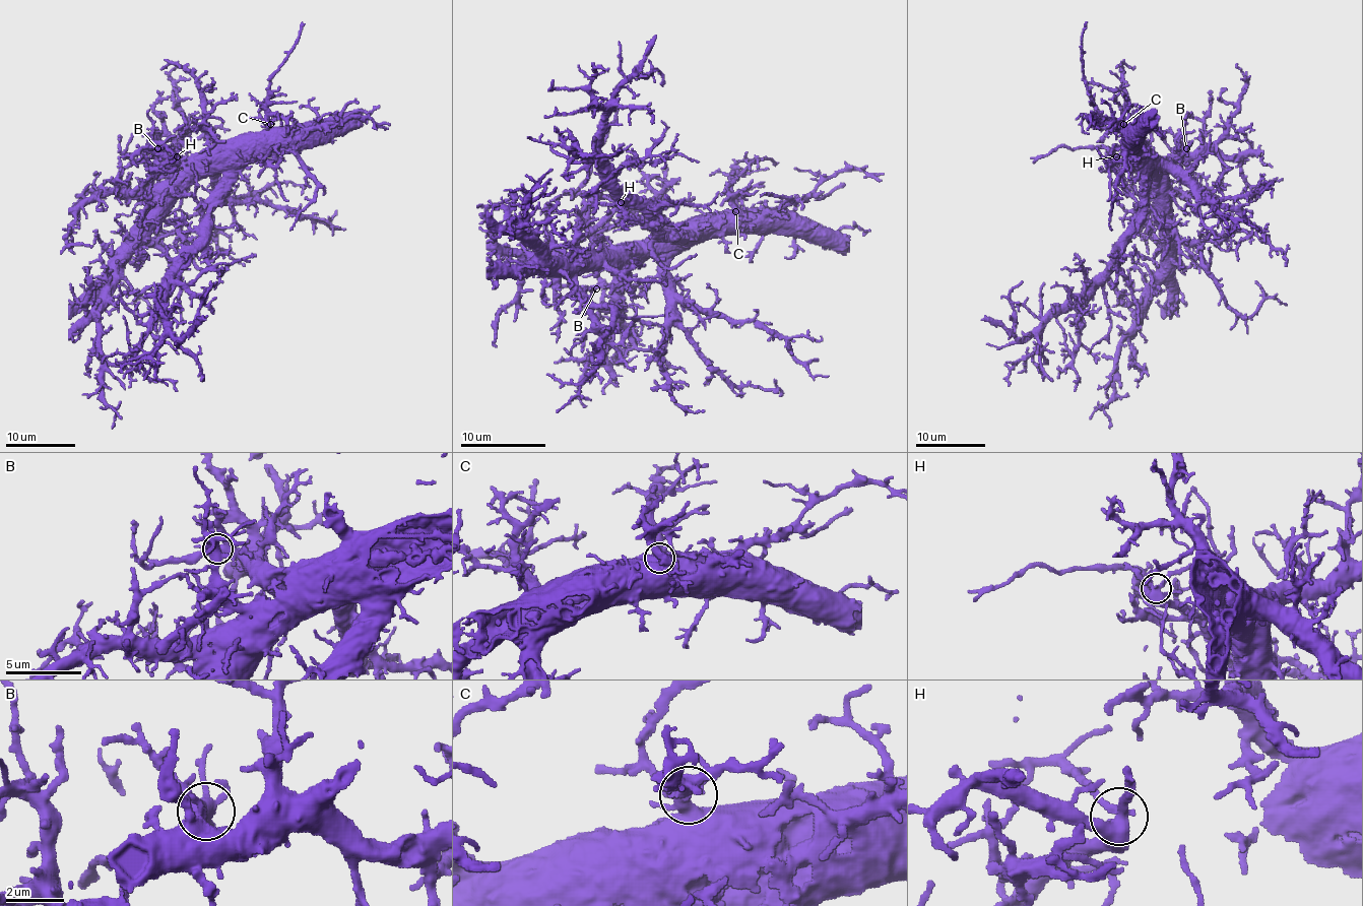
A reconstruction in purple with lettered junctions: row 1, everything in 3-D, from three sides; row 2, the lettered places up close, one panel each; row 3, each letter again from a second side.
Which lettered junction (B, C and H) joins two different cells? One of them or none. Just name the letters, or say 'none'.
H

